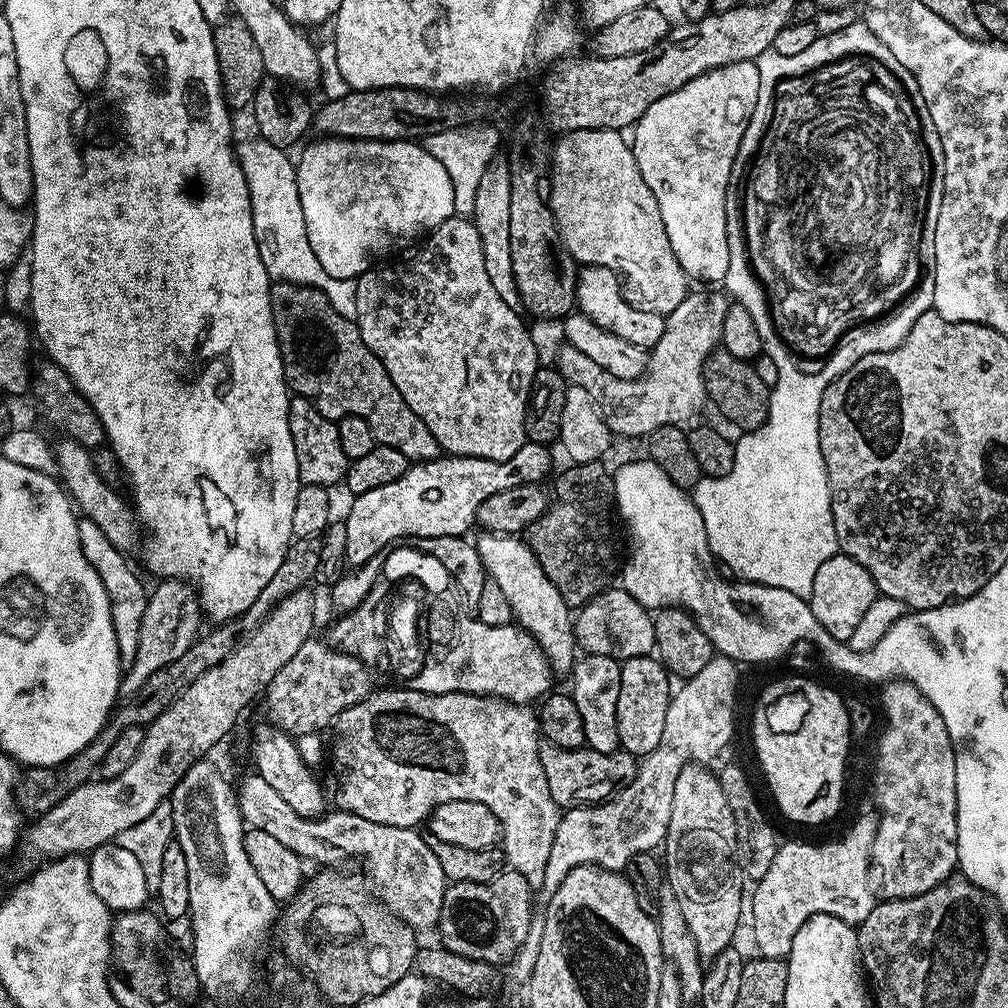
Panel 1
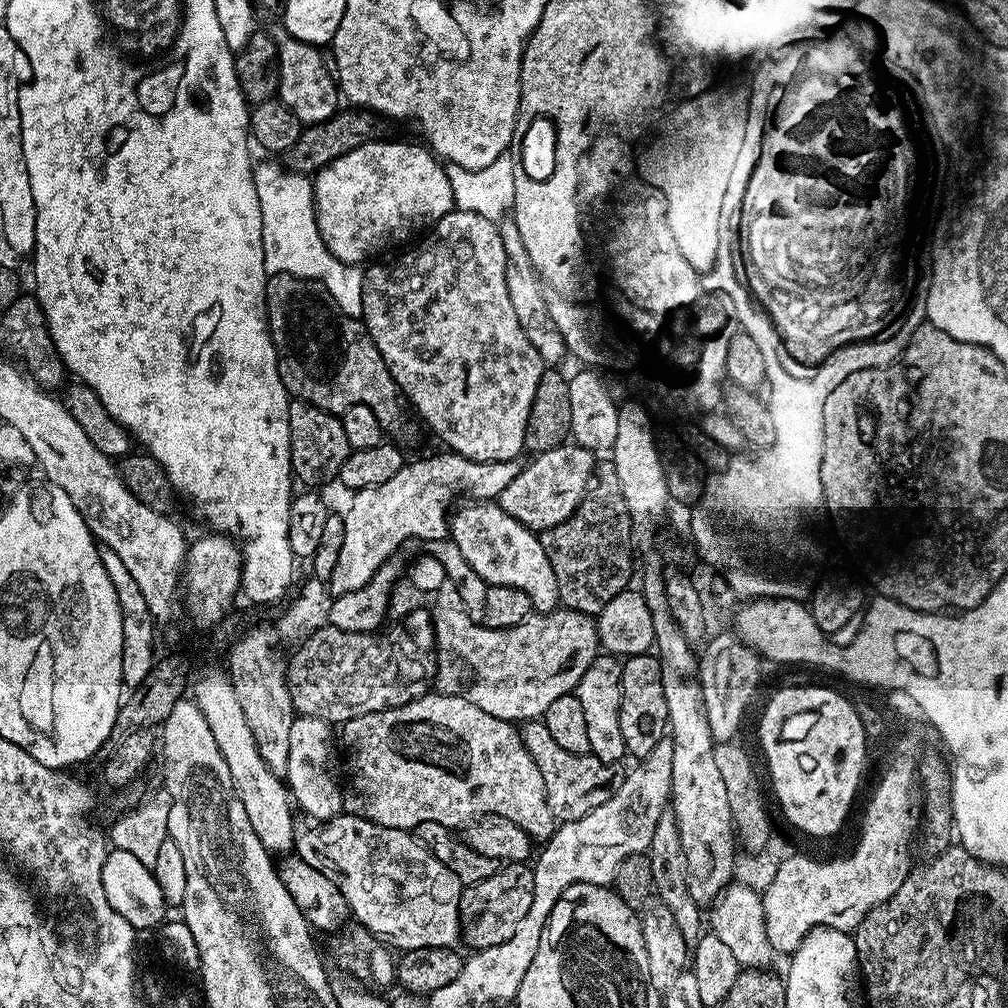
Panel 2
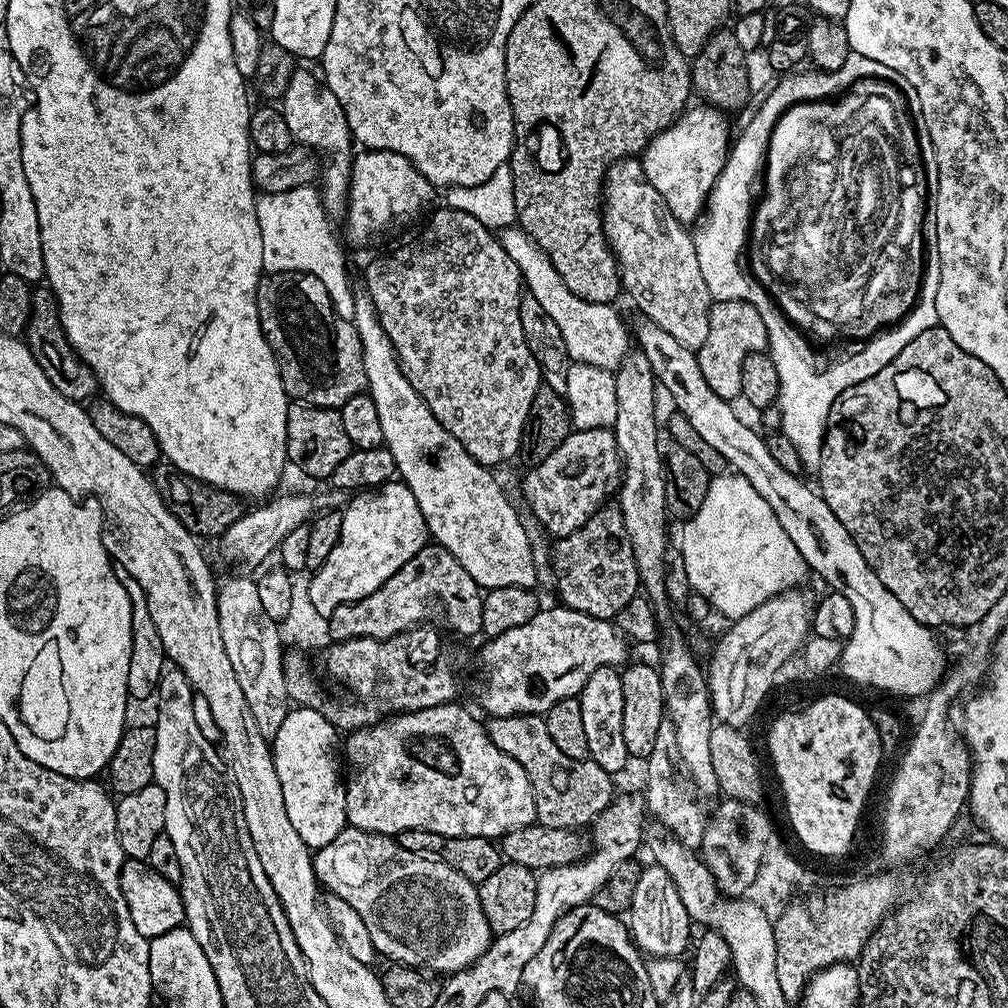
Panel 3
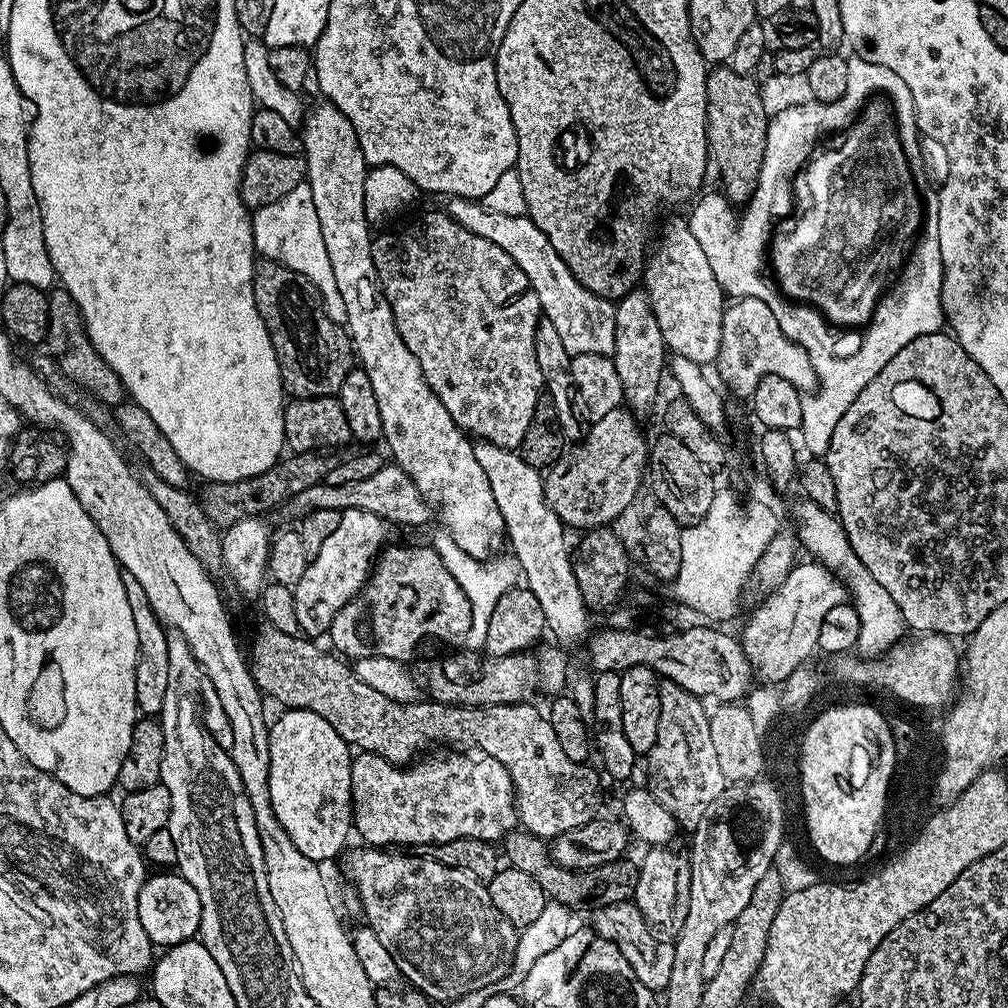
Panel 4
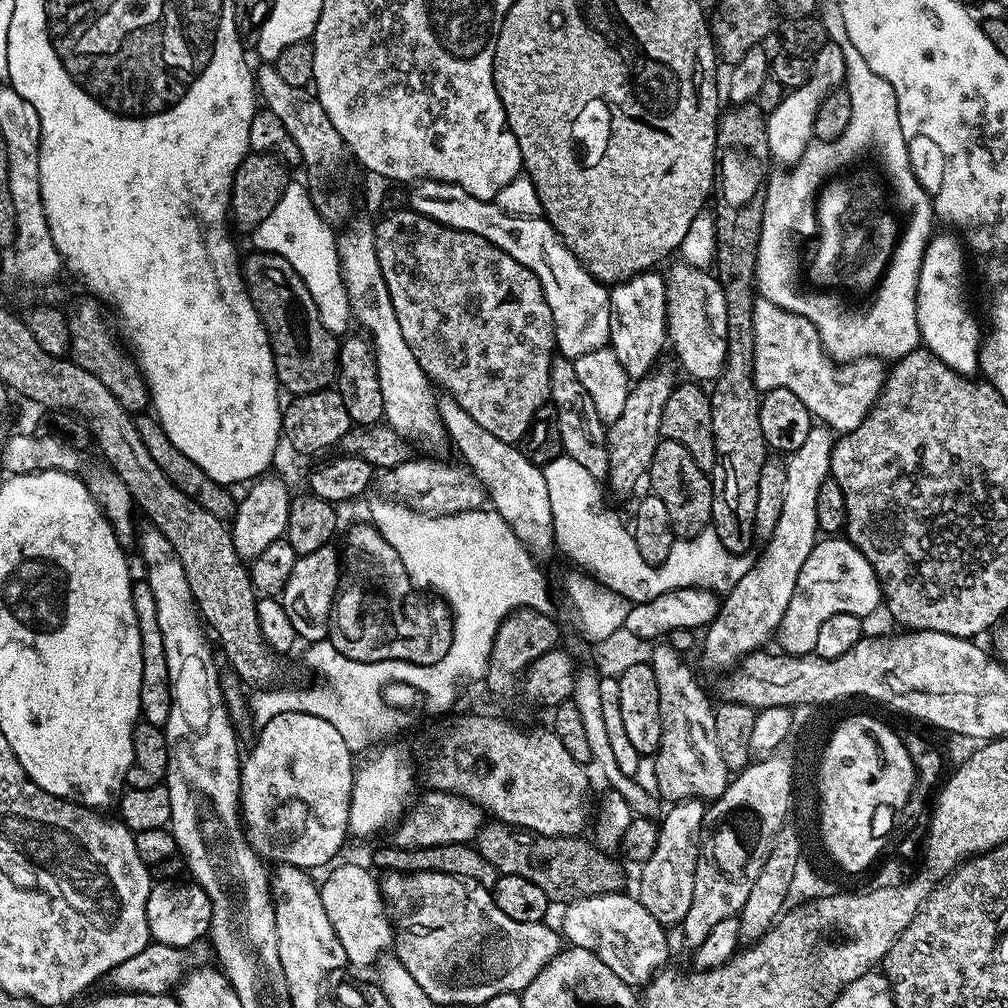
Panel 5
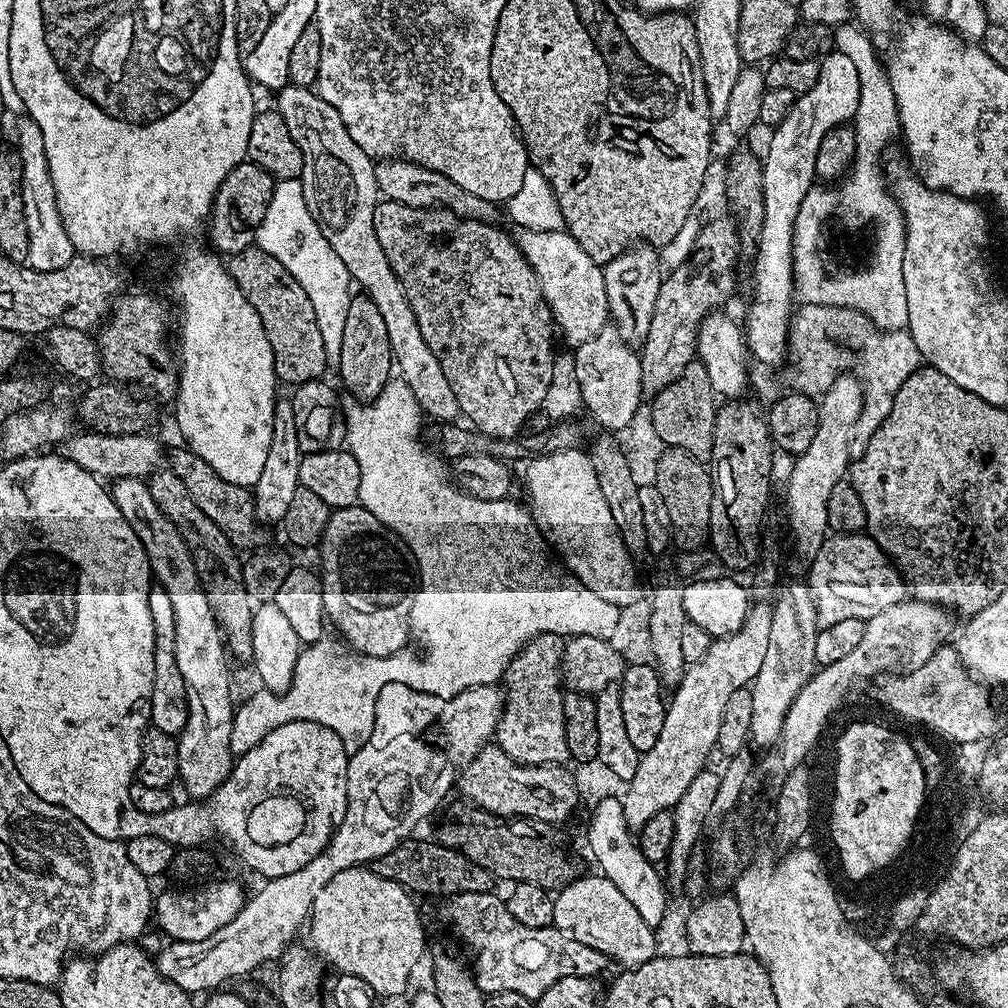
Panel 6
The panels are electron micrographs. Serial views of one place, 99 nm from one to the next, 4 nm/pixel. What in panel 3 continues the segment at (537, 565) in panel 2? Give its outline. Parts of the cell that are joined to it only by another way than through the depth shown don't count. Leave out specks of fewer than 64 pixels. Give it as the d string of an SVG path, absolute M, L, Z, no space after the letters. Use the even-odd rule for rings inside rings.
M366 294L357 295L354 302L352 325L358 330L358 338L362 342L362 360L366 366L366 392L371 396L378 410L378 422L382 422L383 447L394 454L396 471L399 479L414 494L414 502L418 502L418 510L422 510L424 521L428 527L428 535L435 543L444 548L458 562L462 562L462 570L474 578L478 585L495 586L509 584L535 589L536 585L536 556L532 553L532 540L520 521L514 505L508 501L504 488L491 476L489 469L479 464L473 456L434 418L430 406L406 382L406 374L402 374L402 366L396 358L396 351L386 338L386 330L382 330L382 322L378 322L378 314L374 310L371 298Z

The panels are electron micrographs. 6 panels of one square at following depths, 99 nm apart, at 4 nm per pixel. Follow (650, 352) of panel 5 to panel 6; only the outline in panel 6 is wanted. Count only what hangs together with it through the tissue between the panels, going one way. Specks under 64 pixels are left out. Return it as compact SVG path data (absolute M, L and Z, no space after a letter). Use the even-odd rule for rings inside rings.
M633 246L609 264L603 265L603 270L611 323L622 334L627 344L643 346L646 334L650 334L654 302L658 302L658 290L662 279L661 253L652 246Z

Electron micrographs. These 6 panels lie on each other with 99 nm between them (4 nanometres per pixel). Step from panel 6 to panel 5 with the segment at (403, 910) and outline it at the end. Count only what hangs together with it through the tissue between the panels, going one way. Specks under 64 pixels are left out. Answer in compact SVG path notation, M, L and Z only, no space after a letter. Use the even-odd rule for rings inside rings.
M339 864L331 869L333 872L325 878L324 884L322 880L319 885L322 910L326 910L326 918L330 920L330 926L334 928L334 934L342 944L342 950L346 952L348 964L352 966L357 964L360 968L368 964L369 967L375 965L376 961L393 947L394 925L390 919L389 909L384 903L381 881L377 877L372 877L360 864Z

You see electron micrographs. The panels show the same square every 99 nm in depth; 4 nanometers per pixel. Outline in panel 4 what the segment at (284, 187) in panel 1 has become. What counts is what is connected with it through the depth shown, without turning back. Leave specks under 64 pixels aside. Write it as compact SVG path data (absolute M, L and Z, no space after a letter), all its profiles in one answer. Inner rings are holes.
M308 183L294 186L294 190L286 194L286 198L278 202L270 202L270 206L255 209L251 217L257 253L265 260L277 260L282 266L301 272L320 291L328 317L343 322L346 318L346 306L342 302L342 294L338 294L338 285L334 283L334 269L330 266L330 254L326 254L326 242L322 242L322 226L318 226L318 213L314 211L314 194L310 194Z

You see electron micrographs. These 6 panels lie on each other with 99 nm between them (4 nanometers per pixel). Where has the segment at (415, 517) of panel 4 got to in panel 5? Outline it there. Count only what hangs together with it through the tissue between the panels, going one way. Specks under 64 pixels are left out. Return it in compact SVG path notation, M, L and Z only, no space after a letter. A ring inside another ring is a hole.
M417 458L406 460L383 473L384 488L388 491L385 493L428 516L453 516L456 513L479 511L488 500L484 484L467 465L456 464Z

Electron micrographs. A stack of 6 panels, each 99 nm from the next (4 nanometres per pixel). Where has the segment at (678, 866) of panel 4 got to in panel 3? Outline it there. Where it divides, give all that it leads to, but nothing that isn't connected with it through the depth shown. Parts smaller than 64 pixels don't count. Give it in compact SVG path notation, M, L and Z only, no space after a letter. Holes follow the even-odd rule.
M655 863L645 865L634 890L633 901L626 913L629 932L633 943L643 955L656 959L658 957L681 957L689 949L692 937L692 921L678 895L675 882L664 867Z

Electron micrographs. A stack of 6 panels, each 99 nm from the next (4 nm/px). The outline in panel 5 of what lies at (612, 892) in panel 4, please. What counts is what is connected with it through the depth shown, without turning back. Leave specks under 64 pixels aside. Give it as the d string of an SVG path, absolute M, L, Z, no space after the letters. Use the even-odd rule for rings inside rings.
M499 822L485 823L476 835L474 847L494 866L497 873L502 876L521 876L526 882L534 882L546 894L549 901L560 903L560 906L567 906L574 900L590 898L598 894L610 894L621 891L625 886L624 872L612 861L613 857L604 853L596 845L580 836L543 836L537 832L530 832L523 828L514 828L511 824Z

